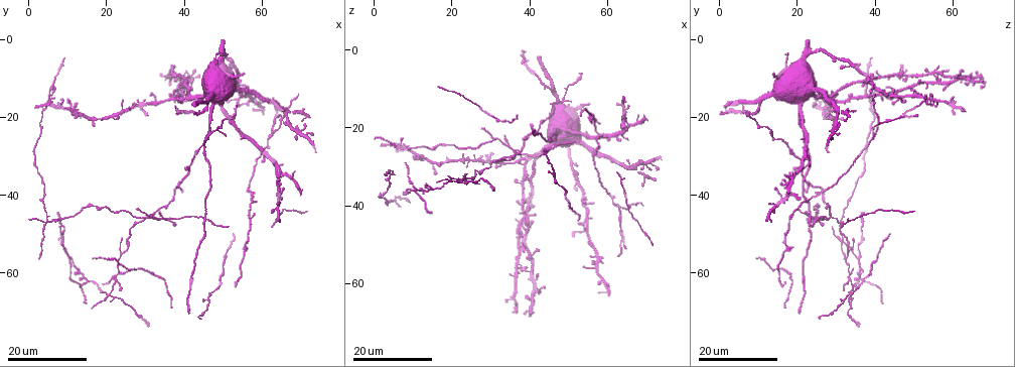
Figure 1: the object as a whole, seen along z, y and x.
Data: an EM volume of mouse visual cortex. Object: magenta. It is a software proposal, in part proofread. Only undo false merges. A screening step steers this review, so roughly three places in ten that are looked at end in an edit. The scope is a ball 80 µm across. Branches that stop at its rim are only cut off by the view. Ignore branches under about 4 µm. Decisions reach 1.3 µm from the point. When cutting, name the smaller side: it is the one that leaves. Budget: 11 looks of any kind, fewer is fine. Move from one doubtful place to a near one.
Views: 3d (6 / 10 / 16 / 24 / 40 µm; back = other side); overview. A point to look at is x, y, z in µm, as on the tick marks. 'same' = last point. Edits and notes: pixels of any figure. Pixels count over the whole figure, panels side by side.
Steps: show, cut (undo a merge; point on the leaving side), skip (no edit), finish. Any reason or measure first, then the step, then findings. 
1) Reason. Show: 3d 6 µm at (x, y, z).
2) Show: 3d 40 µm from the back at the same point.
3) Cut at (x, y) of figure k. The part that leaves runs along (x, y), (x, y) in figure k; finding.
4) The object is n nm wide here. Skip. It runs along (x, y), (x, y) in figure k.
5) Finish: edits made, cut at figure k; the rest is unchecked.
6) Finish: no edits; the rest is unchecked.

Branch point. Show: 3d 16 µm at (63.0, 24.5, 40.0).

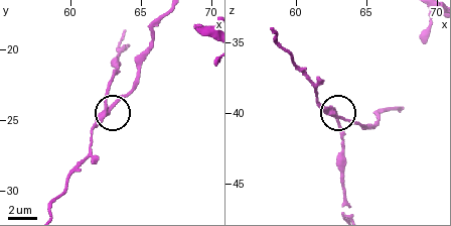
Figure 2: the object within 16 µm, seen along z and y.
Closer look. Show: 3d 10 µm at (63.0, 24.2, 40.2).

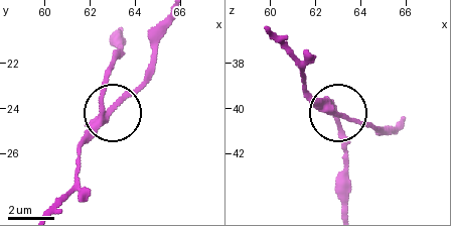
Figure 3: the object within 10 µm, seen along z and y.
3 arms meet here. Cut at (122, 97) of figure 3. Two neurons meet here.

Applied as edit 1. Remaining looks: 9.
See it whole again. Show: overview.

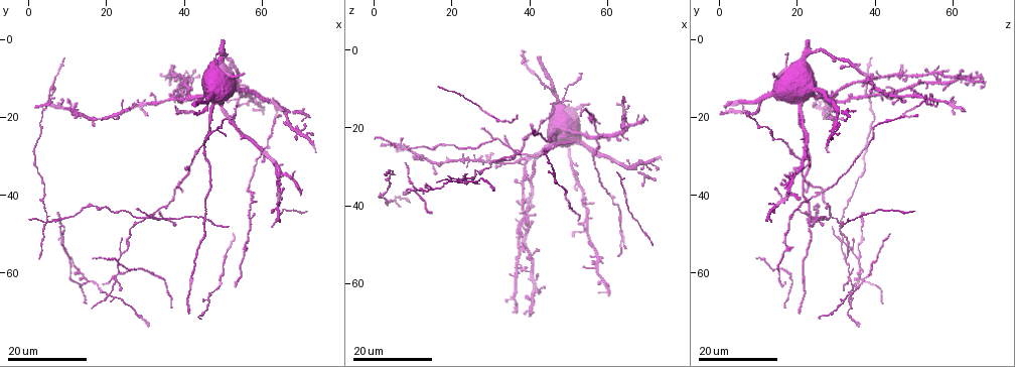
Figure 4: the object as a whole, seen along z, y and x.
Show: 3d 24 µm at (54.0, 15.0, 46.5).

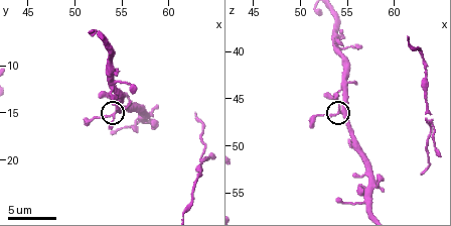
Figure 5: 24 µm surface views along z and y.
Show: 3d 10 µm at (54.4, 15.0, 46.4).

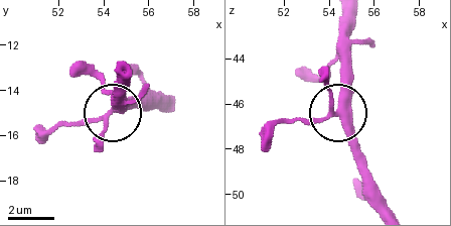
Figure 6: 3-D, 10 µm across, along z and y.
Skip. It runs along (340, 21), (338, 108), (317, 120), (285, 120) in figure 6; one neuron here.

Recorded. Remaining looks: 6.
Four arms meet. Show: 3d 10 µm at (57.8, 15.8, 54.4).

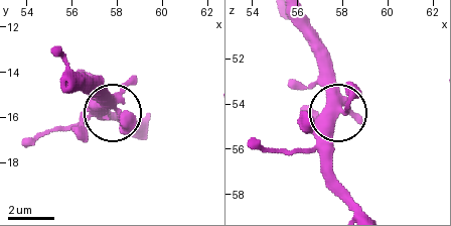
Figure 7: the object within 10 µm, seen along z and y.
Show: 3d 10 µm from the back at (58.0, 15.6, 54.3).

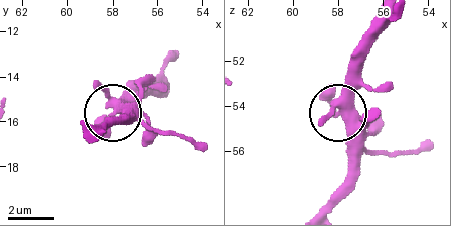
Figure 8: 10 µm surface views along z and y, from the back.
The object is 330 nm wide here. Skip. All the same neuron.

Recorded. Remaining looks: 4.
Four arms meet. Show: 3d 24 µm at (37.0, 9.5, 55.0).

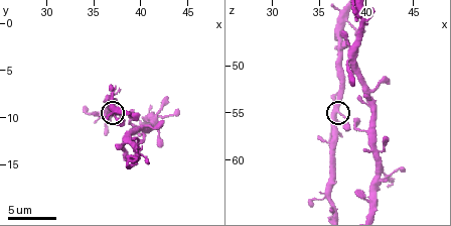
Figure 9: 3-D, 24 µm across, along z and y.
Show: 3d 6 µm at the same point.

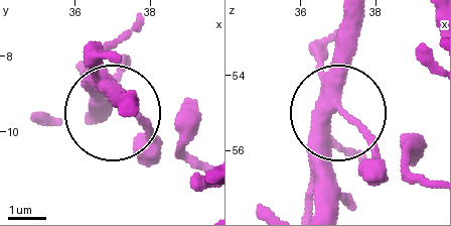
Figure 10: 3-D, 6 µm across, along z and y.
4 arms meet here. Skip. It runs along (352, 22), (342, 100), (323, 138), (323, 193) in figure 10; one neuron here.

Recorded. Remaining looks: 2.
Four-way junction. Show: 3d 24 µm at (21.0, 66.5, 33.5).

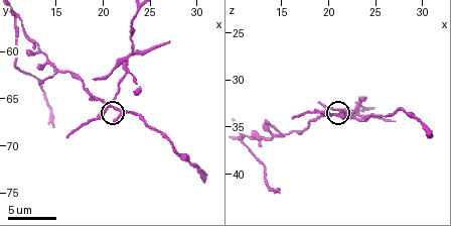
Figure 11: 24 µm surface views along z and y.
Show: 3d 6 µm at (20.8, 65.8, 33.8).

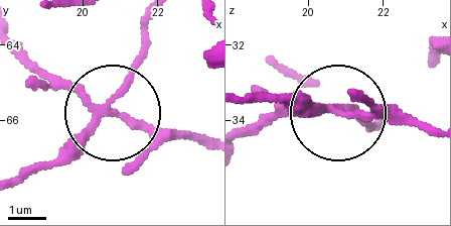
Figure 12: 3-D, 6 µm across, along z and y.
The side arm is 15 µm long. Cut at (155, 134) of figure 12. The part that leaves runs along (97, 107), (23, 49) in figure 12; two neurons meet here.

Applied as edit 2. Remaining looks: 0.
Finish: edits made, cut at figure 3, cut at figure 12; the rest is unchecked.

